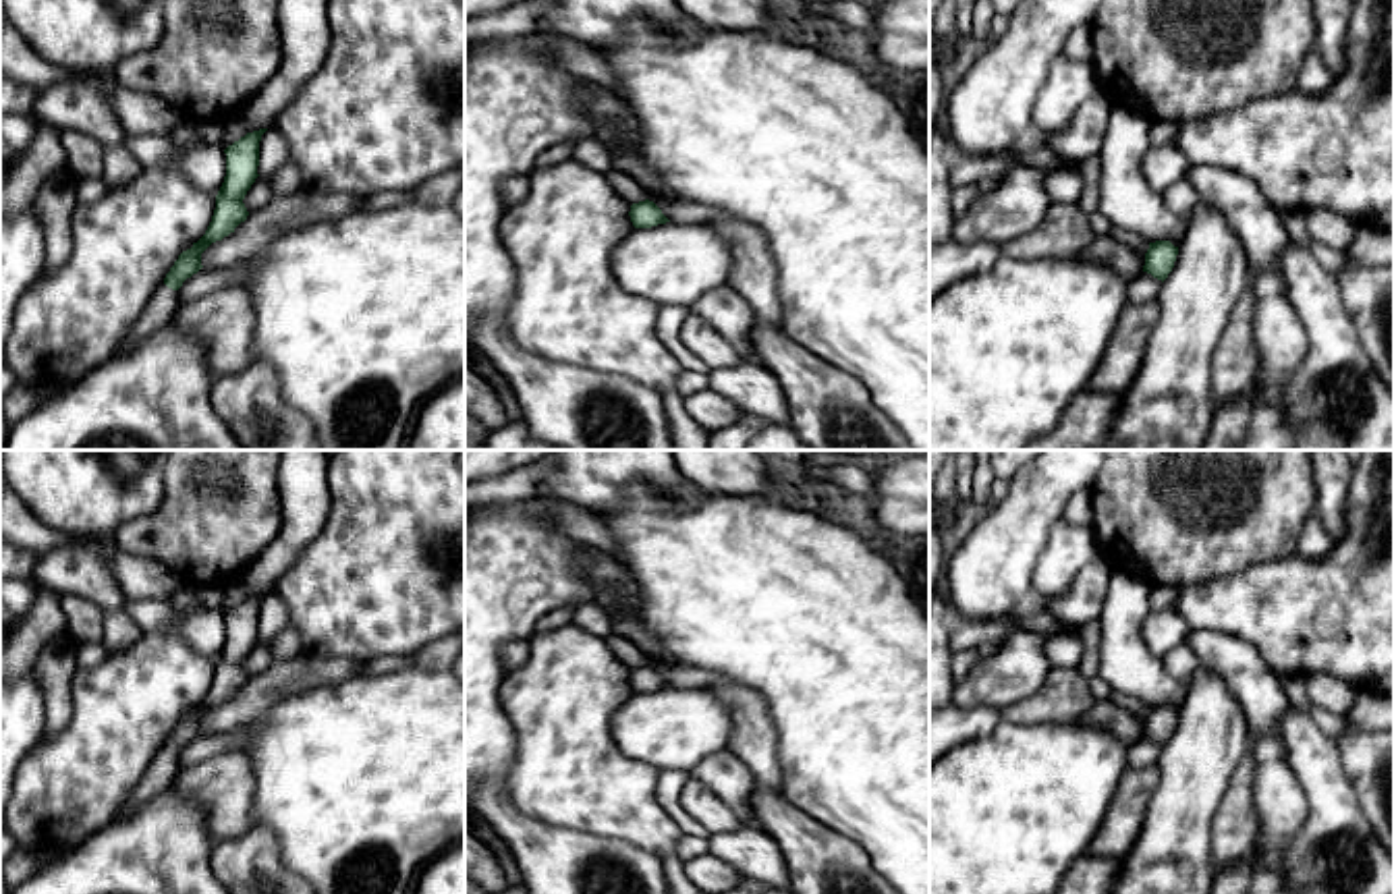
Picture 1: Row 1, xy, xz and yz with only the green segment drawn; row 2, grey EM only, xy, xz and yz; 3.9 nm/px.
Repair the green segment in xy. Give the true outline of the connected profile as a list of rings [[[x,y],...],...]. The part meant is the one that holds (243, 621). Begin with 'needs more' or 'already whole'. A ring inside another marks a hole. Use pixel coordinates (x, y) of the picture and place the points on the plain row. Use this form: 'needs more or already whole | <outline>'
needs more | [[[268,593],[247,597],[224,614],[226,618],[226,641],[216,660],[216,674],[205,699],[193,707],[191,714],[183,716],[164,747],[156,753],[147,765],[143,778],[135,786],[129,801],[114,813],[116,819],[131,817],[143,803],[156,794],[172,788],[178,765],[178,753],[187,743],[197,738],[201,730],[201,718],[216,705],[222,705],[234,693],[247,685],[249,676],[243,668],[247,655],[255,647],[259,631],[259,606]]]

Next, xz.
already whole | [[[649,664],[633,668],[629,680],[635,693],[651,693],[670,687]]]

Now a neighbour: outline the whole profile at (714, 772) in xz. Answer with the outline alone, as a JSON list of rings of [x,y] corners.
[[[720,751],[699,761],[689,778],[705,784],[716,797],[720,797],[745,826],[755,828],[755,815],[751,811],[753,776],[749,767],[730,751]]]

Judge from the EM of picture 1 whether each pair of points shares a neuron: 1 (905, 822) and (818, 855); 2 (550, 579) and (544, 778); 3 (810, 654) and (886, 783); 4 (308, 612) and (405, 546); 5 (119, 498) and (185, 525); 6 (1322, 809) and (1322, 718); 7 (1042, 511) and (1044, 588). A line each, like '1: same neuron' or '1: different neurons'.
1: different neurons
2: different neurons
3: same neuron
4: same neuron
5: different neurons
6: different neurons
7: different neurons

